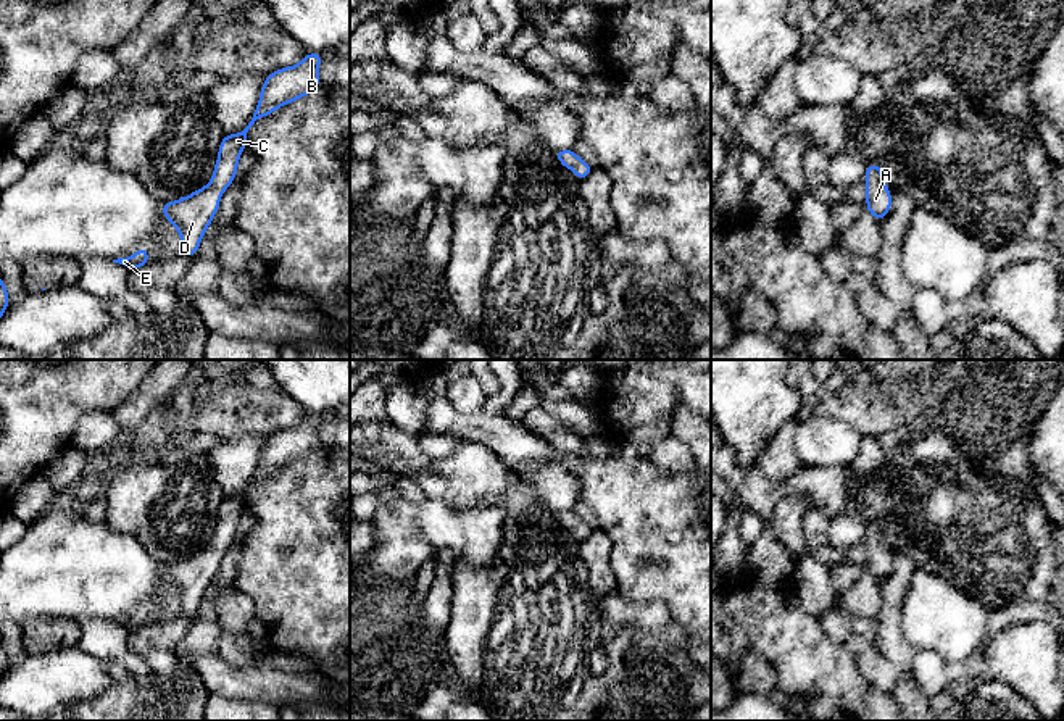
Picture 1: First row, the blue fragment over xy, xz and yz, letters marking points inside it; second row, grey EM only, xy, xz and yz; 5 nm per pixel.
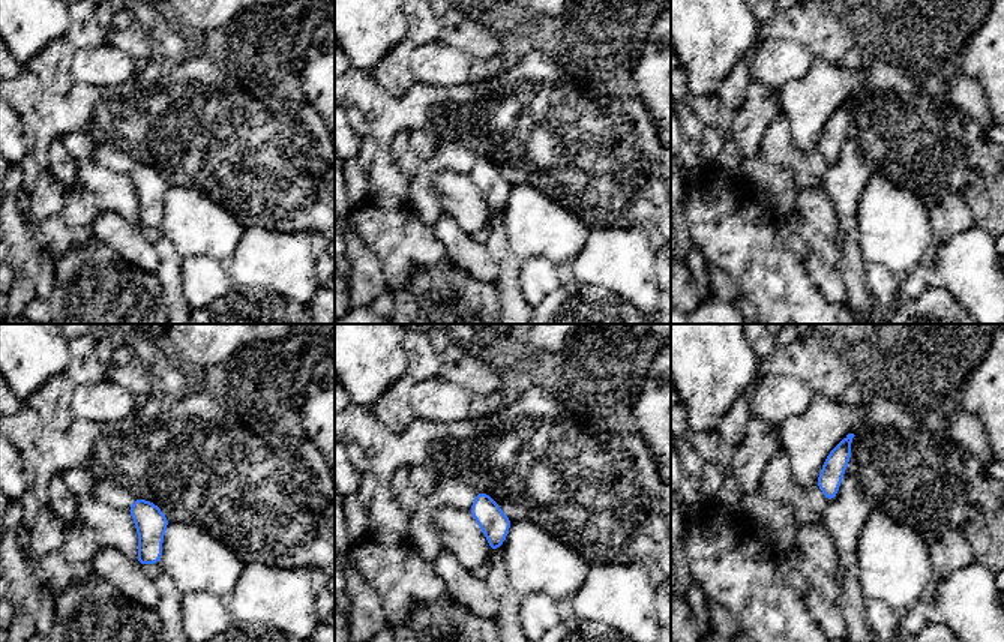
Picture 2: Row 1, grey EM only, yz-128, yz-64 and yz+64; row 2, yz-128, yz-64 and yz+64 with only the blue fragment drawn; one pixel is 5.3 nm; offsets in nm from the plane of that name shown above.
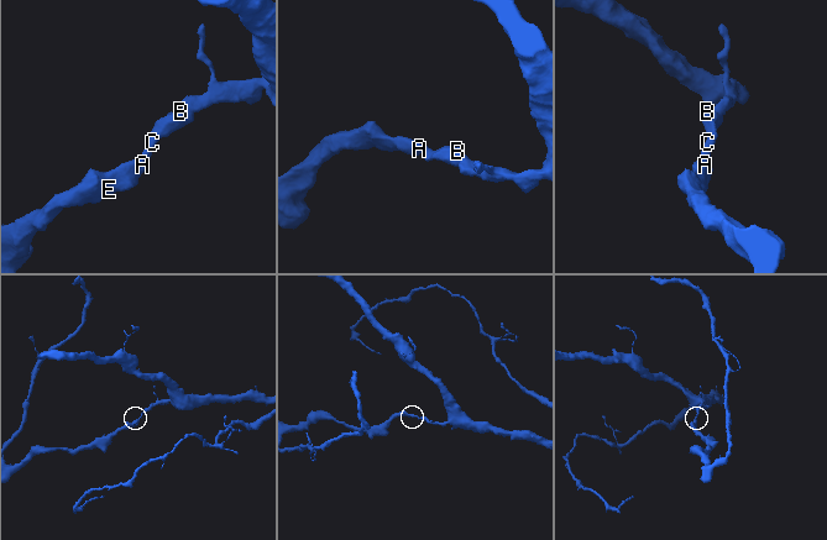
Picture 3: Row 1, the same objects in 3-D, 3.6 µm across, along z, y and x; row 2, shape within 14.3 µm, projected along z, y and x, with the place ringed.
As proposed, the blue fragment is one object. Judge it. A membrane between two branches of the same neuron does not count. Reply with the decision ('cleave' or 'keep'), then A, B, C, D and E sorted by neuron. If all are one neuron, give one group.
keep; A B C D E

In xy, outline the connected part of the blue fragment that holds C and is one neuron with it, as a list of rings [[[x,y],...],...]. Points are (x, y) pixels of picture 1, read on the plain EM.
[[[306,415],[298,426],[268,436],[248,487],[242,494],[222,498],[211,544],[181,561],[163,565],[161,573],[179,592],[185,618],[197,615],[203,595],[219,569],[221,555],[237,537],[237,526],[240,515],[245,511],[248,490],[256,481],[314,452],[321,445],[318,436],[321,423],[321,415]]]

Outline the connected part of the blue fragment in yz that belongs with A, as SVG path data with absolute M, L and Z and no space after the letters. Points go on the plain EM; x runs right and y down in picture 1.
M879 526L866 527L864 545L867 553L867 563L864 566L880 582L892 569L892 553L885 547L885 536Z

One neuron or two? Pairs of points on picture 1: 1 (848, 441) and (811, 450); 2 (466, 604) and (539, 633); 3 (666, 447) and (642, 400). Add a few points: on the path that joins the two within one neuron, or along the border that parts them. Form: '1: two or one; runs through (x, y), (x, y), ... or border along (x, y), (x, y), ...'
1: one; runs through (839, 441), (821, 442)
2: one; runs through (484, 604), (490, 604), (521, 628)
3: two; border along (669, 434), (653, 447), (648, 458)

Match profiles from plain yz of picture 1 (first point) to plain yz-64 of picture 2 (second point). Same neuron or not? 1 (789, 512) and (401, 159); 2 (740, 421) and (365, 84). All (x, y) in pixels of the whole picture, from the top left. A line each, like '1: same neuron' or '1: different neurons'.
1: same neuron
2: different neurons

